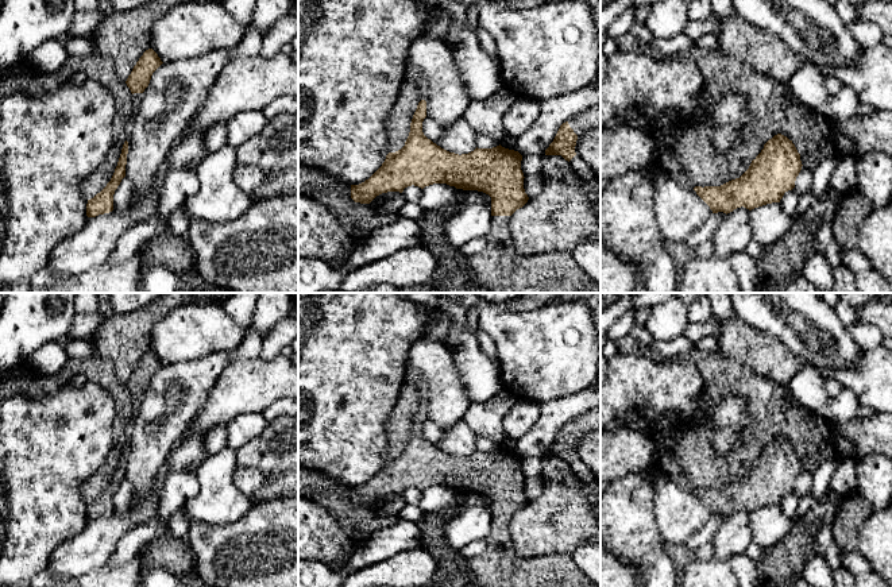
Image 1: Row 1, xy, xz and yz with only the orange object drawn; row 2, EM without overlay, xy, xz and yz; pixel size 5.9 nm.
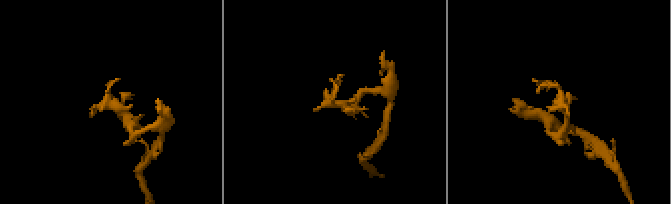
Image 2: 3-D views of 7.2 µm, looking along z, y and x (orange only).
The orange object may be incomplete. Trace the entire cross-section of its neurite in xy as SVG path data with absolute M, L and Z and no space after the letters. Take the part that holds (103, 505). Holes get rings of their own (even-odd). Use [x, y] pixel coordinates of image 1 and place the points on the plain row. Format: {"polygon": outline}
{"polygon": "M126 443L111 483L100 495L97 495L93 501L88 502L86 506L88 520L96 520L99 517L109 515L113 513L115 493L120 487L121 482L126 479L127 456L128 456L128 444Z"}

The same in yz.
{"polygon": "M777 436L769 441L749 471L721 488L695 488L696 497L713 515L730 515L737 510L749 513L780 505L784 495L795 490L802 472L800 456L792 443Z"}

